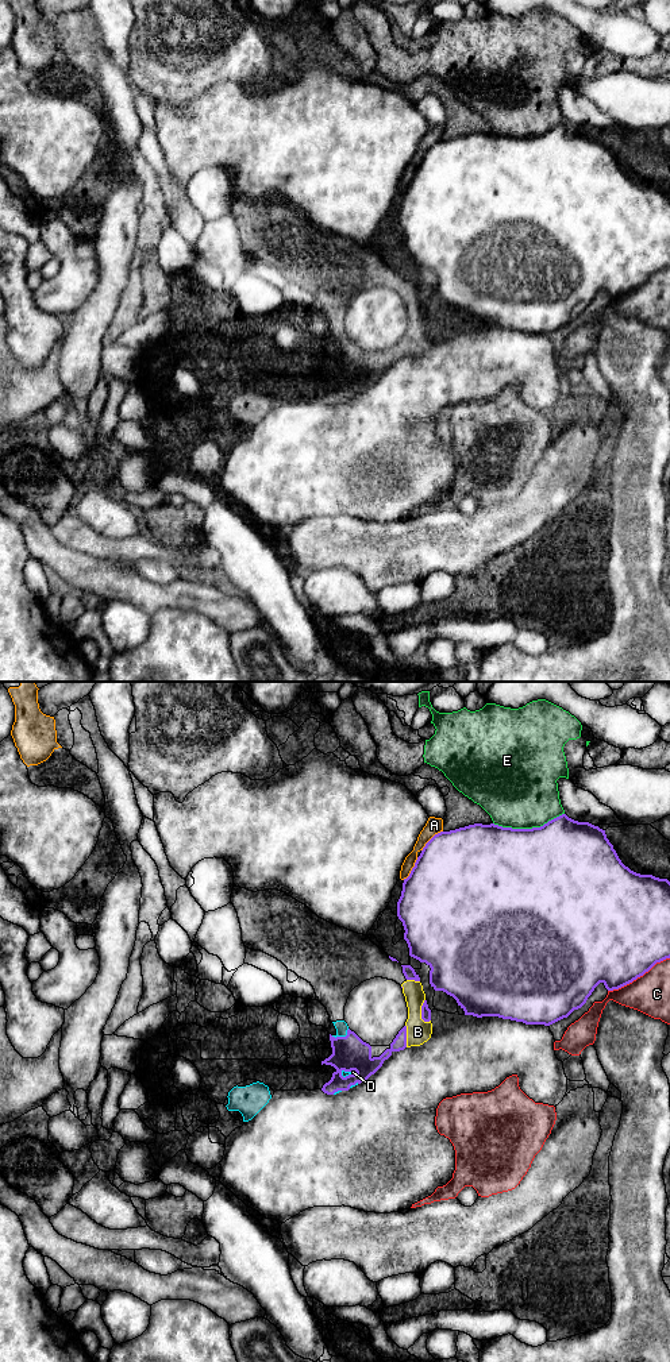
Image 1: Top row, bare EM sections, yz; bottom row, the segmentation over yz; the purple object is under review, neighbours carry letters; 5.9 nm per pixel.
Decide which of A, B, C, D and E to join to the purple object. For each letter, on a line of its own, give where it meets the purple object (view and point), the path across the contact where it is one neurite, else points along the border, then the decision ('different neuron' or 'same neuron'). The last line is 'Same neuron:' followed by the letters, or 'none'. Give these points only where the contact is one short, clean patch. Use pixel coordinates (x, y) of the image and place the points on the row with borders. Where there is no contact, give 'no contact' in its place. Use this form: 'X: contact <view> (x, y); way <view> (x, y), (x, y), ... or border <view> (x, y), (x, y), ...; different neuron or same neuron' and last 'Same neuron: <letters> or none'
A: contact yz (430, 840); different neuron
B: contact yz (422, 1013); different neuron
C: contact yz (638, 976); different neuron
D: contact yz (341, 1037); different neuron
E: contact yz (528, 829); different neuron
Same neuron: none

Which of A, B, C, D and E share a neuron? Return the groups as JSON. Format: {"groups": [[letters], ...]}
{"groups": [["A"], ["B", "D"], ["C"], ["E"]]}

